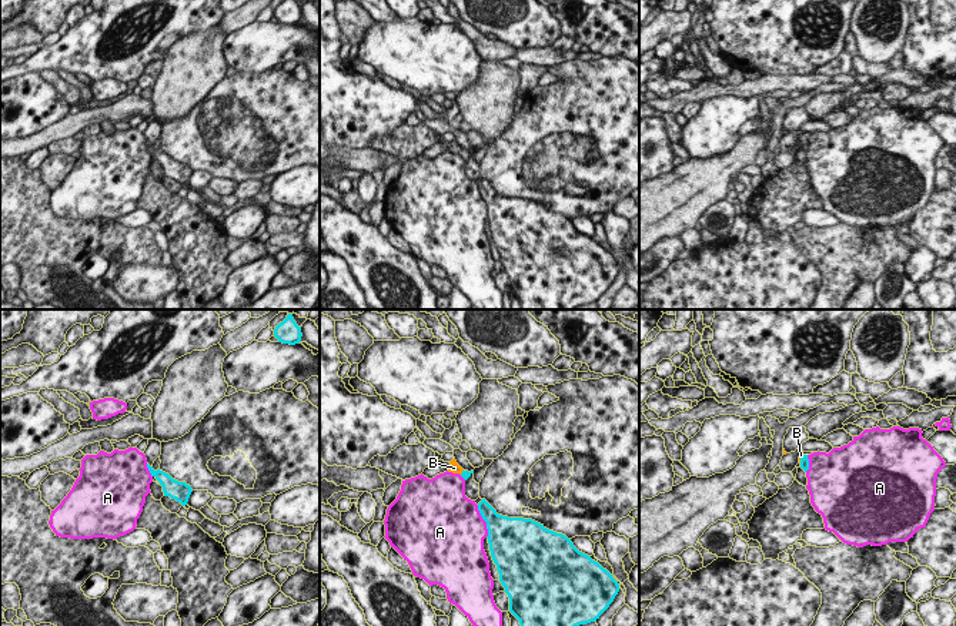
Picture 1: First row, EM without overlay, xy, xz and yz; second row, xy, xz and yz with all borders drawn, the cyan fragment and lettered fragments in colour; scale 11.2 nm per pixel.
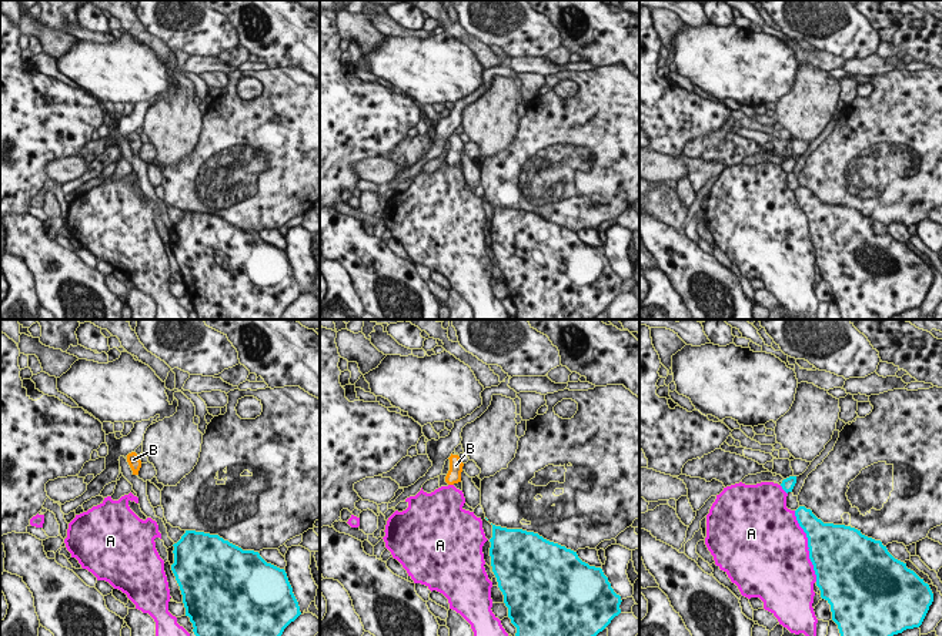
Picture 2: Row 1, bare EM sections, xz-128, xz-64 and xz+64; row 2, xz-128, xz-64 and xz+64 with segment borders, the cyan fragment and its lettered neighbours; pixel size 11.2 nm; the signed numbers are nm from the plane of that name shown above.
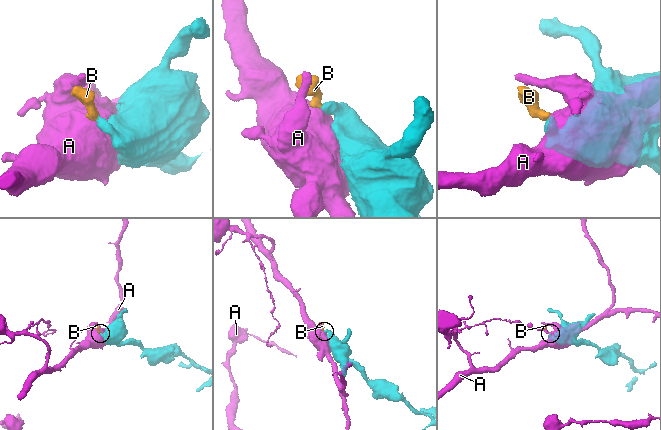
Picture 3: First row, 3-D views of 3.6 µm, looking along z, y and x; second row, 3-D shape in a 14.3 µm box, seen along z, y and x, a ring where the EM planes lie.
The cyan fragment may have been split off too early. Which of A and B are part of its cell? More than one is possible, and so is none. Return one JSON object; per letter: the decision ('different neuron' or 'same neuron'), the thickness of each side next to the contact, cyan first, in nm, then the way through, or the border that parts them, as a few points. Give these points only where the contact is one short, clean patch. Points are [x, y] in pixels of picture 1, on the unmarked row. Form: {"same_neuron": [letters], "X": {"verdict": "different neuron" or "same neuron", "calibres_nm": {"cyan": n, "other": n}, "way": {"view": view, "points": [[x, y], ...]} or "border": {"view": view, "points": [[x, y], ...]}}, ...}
{"same_neuron": ["B"], "A": {"verdict": "different neuron", "calibres_nm": {"cyan": 340, "other": 480}}, "B": {"verdict": "same neuron", "calibres_nm": {"cyan": 100, "other": 30}, "way": {"view": "yz", "points": [[804, 141], [801, 139], [801, 136]]}}}

